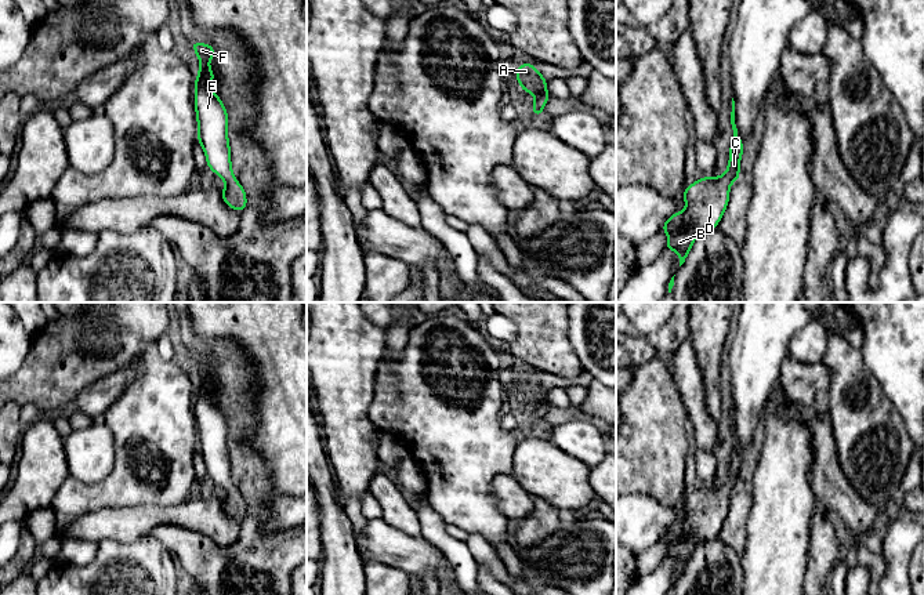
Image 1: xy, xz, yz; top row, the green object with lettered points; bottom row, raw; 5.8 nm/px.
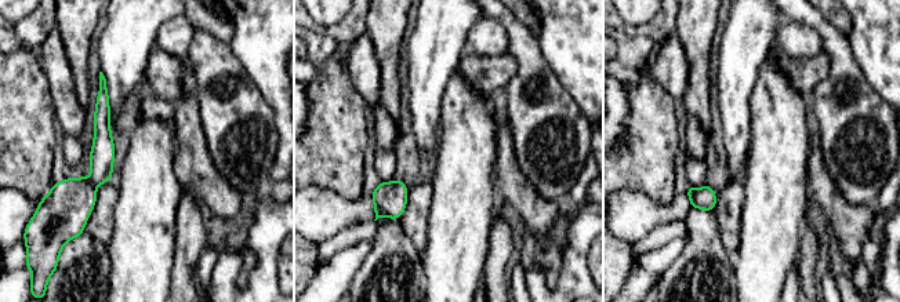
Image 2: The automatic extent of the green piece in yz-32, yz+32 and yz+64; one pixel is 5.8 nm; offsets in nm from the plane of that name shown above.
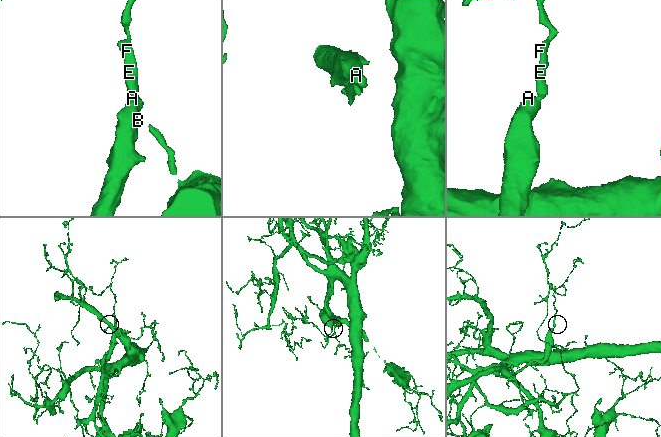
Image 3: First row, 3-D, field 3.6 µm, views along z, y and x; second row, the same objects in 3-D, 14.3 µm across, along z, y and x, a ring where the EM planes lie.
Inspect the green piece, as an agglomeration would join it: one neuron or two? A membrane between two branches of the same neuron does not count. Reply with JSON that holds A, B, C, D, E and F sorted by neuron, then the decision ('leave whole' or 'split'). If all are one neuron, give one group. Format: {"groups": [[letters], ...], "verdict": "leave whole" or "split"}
{"groups": [["A", "B", "C", "D", "E", "F"]], "verdict": "leave whole"}

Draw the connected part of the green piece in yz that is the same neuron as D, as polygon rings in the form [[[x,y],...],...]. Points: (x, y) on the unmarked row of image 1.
[[[732,407],[731,433],[733,450],[729,457],[729,474],[722,486],[703,486],[684,500],[686,518],[674,522],[660,540],[668,543],[664,559],[675,559],[680,576],[685,572],[692,552],[700,541],[718,536],[721,525],[729,511],[729,496],[740,487],[739,472],[743,462],[743,450],[738,445],[735,433],[735,410]]]

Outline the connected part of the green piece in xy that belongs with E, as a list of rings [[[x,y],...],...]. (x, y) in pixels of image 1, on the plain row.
[[[189,352],[200,370],[199,384],[195,391],[195,417],[198,428],[198,450],[207,467],[207,476],[225,489],[222,509],[236,520],[247,515],[246,501],[235,489],[231,476],[231,458],[228,451],[228,422],[220,406],[211,399],[211,389],[215,384],[209,370],[215,364],[209,353]]]

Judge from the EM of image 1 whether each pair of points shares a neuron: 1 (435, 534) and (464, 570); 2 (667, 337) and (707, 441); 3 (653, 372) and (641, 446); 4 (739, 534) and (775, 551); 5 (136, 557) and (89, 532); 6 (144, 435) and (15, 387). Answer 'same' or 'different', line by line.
1: same
2: different
3: same
4: different
5: different
6: different

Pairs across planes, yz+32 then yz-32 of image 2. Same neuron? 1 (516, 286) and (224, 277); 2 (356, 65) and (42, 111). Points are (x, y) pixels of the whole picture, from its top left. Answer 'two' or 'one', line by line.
1: two
2: two

